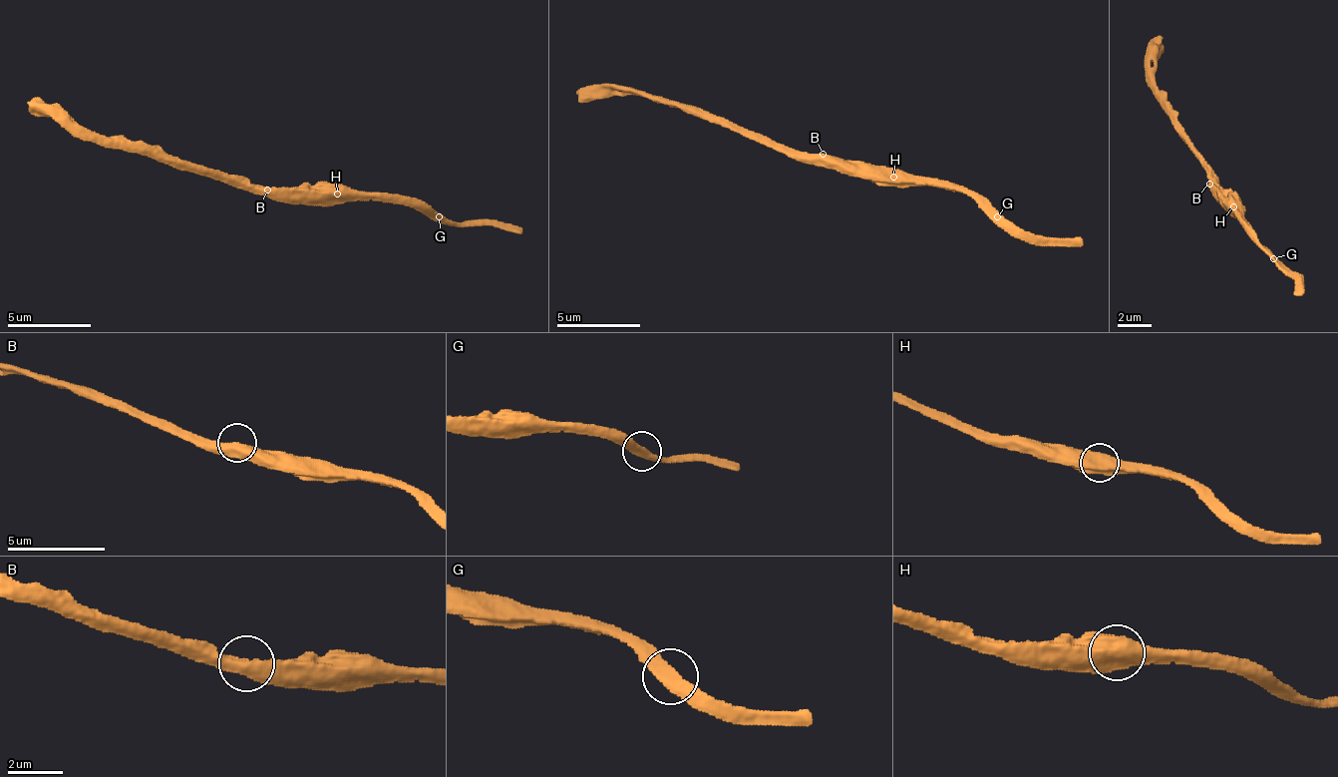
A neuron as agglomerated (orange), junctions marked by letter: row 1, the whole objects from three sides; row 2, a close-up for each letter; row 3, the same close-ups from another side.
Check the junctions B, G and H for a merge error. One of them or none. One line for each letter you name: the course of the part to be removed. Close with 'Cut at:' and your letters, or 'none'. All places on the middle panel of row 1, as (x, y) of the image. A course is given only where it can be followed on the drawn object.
Cut at: none

